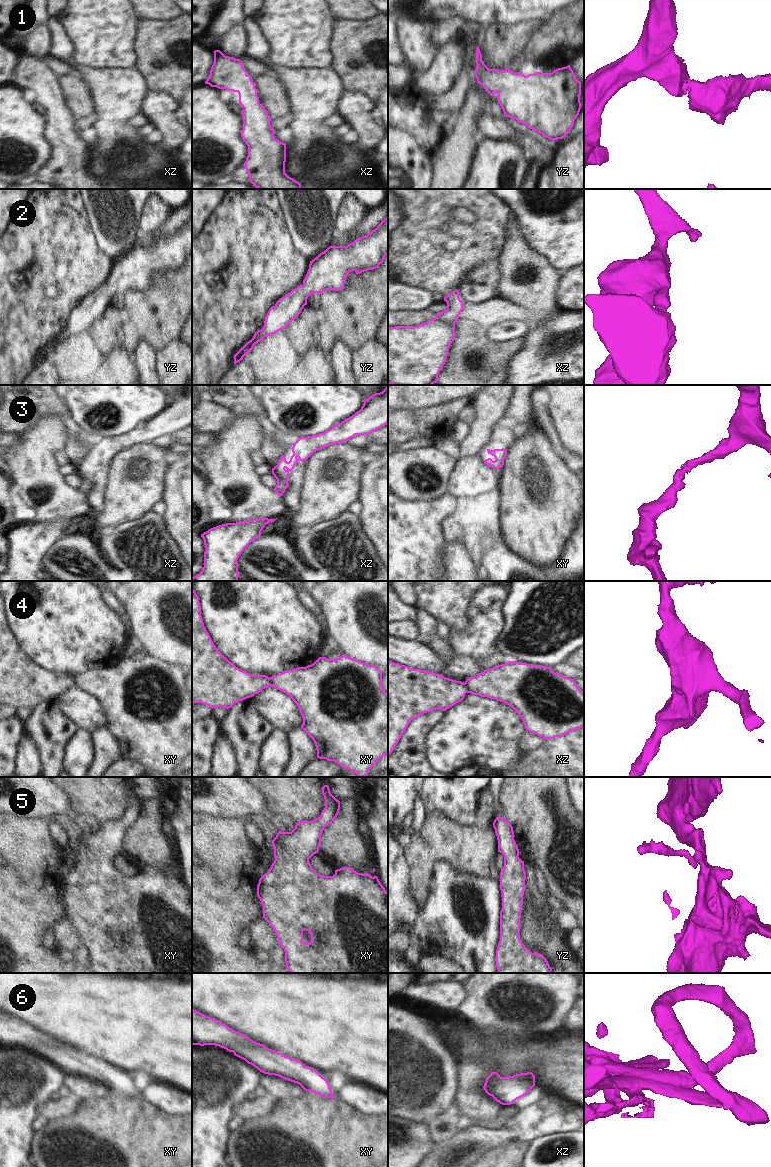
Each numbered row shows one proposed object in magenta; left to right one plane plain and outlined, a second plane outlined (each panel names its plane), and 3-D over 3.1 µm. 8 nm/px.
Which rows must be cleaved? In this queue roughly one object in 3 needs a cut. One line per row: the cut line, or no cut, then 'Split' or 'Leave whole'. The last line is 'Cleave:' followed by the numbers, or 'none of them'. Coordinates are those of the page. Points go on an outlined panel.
1: No split. Leave whole
2: No split. Leave whole
3: No split. Leave whole
4: Split along xz (464, 683), (464, 689), (467, 692). Split
5: No split. Leave whole
6: No split. Leave whole
Cleave: 4.

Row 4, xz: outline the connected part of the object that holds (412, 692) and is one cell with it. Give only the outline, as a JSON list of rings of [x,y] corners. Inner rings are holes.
[[[388,661],[388,756],[412,719],[436,709],[446,711],[466,693],[464,682]]]

